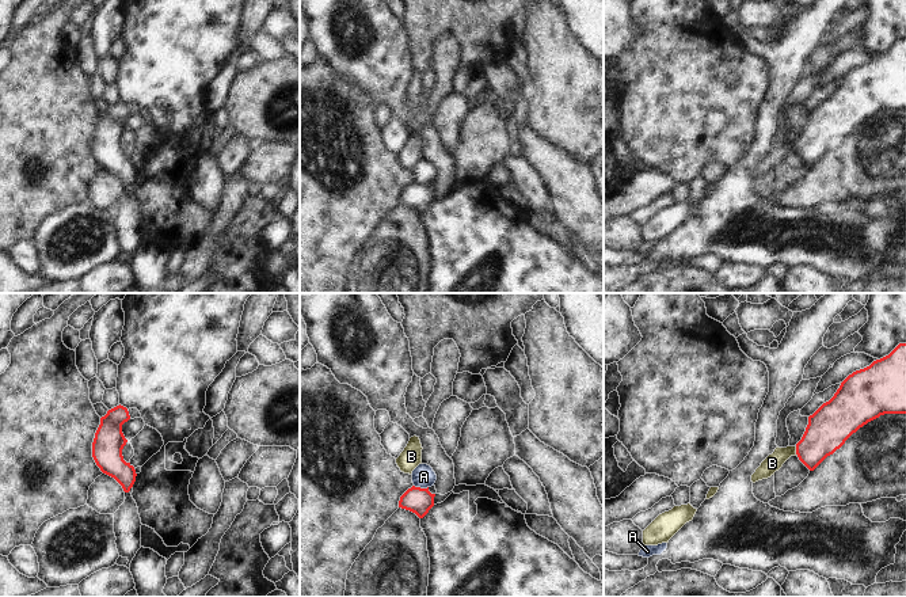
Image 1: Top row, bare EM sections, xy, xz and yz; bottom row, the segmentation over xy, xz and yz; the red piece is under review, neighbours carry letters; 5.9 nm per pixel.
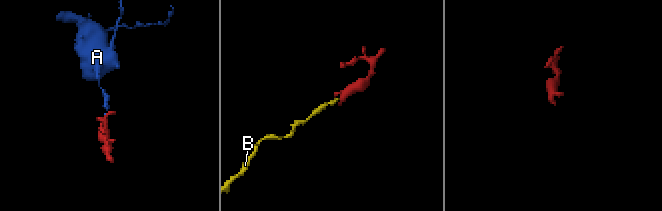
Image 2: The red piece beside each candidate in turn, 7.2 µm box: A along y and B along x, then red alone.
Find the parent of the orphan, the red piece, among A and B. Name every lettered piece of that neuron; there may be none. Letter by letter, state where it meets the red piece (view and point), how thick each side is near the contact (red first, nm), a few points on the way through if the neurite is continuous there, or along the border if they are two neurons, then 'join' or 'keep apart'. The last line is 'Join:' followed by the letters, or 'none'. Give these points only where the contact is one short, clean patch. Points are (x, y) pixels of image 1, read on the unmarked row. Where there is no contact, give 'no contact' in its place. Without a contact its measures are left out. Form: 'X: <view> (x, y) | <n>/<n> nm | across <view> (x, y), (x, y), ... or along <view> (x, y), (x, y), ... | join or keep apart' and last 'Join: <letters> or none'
A: xz (419, 183) | 160/140 nm | along xz (414, 181), (427, 183) | keep apart
B: yz (796, 147) | 240/100 nm | across yz (829, 124), (807, 145), (796, 147), (788, 147), (772, 159) | join
Join: B

